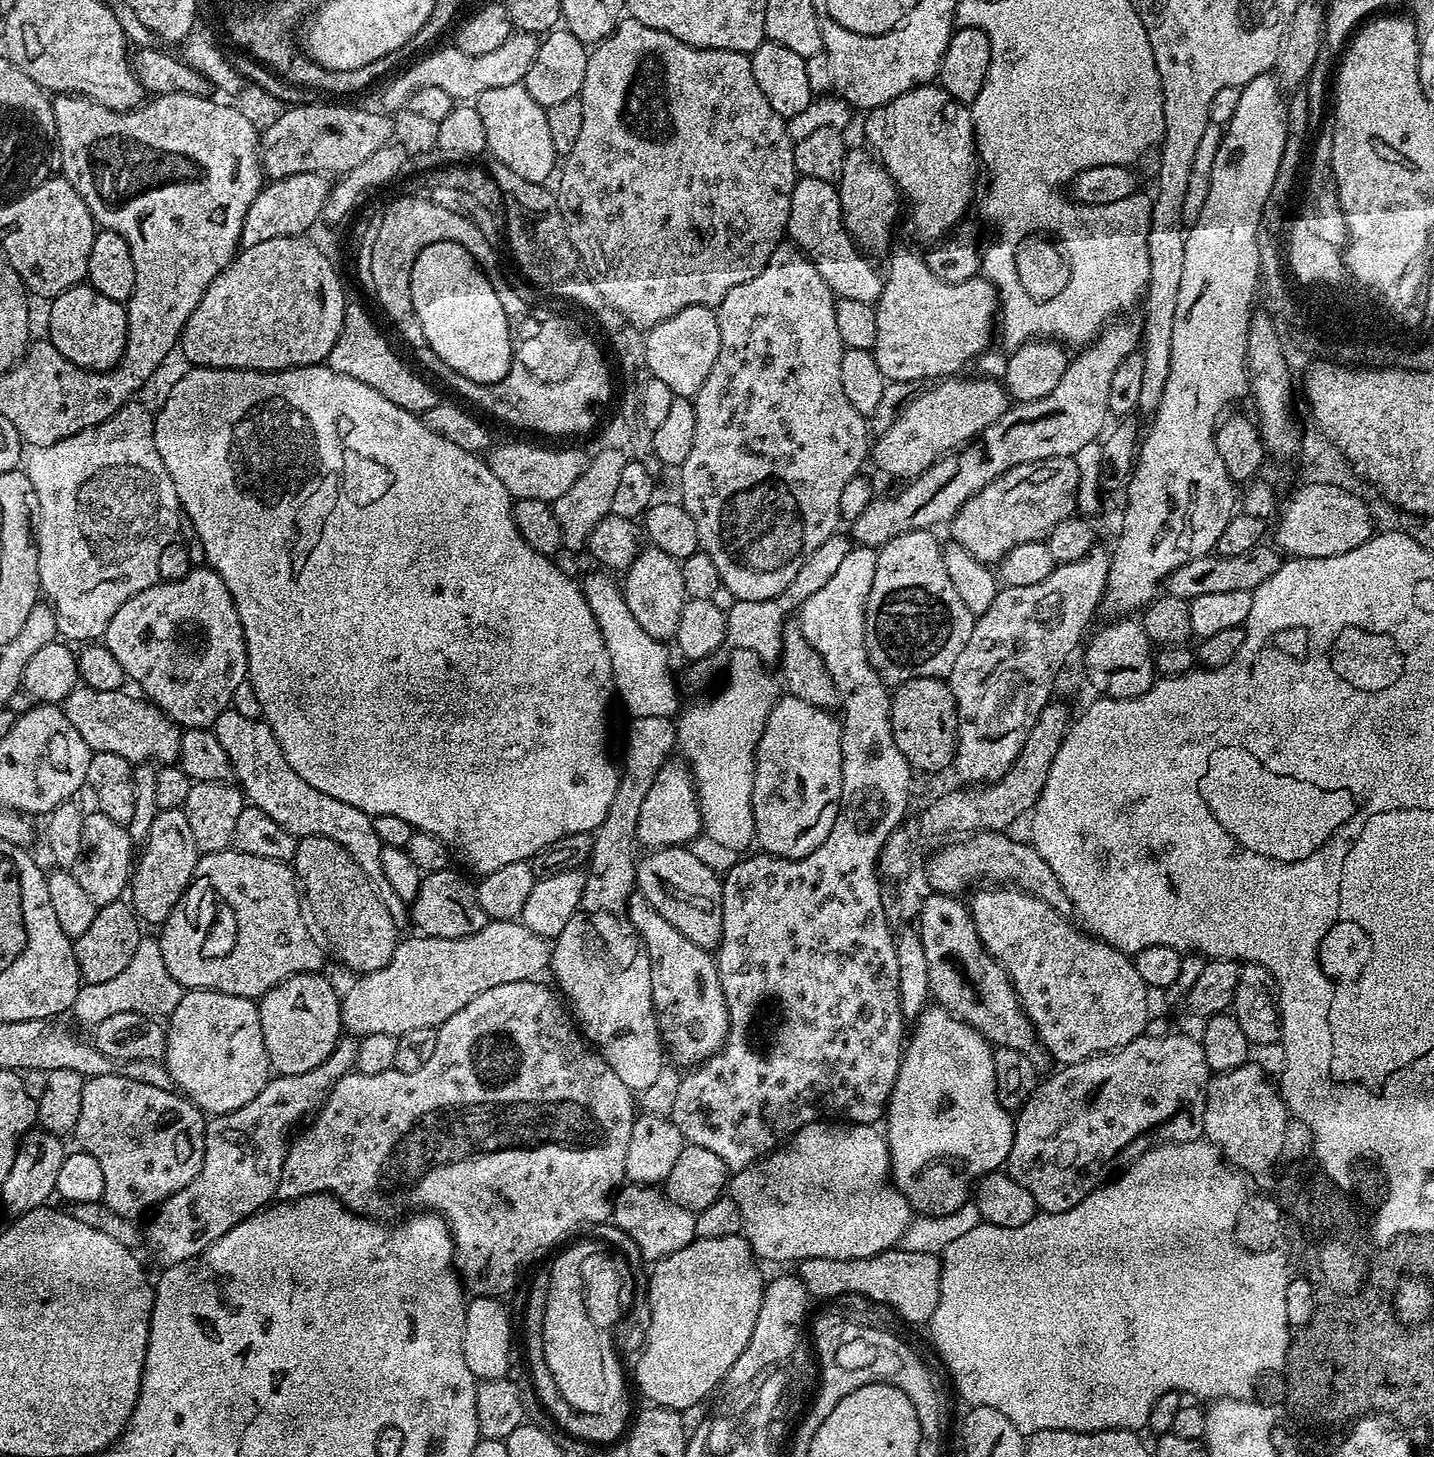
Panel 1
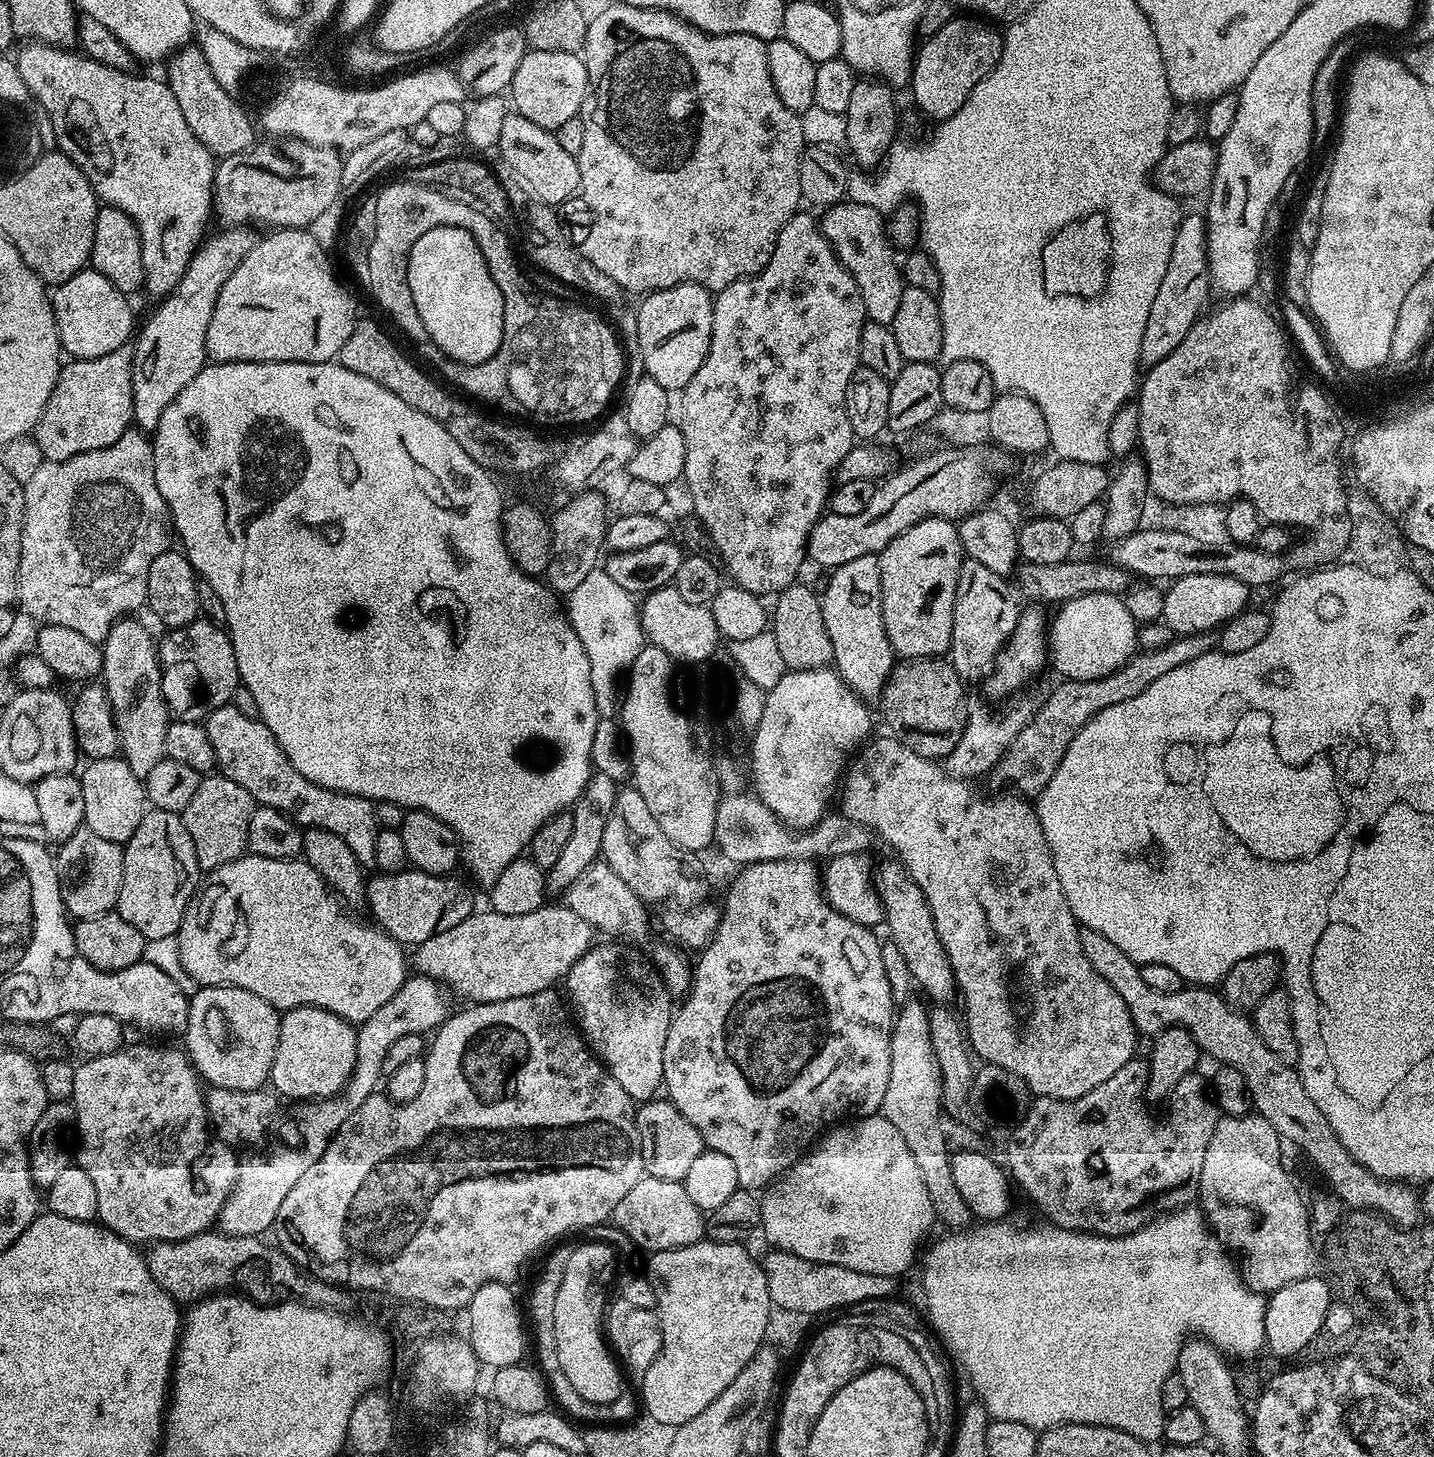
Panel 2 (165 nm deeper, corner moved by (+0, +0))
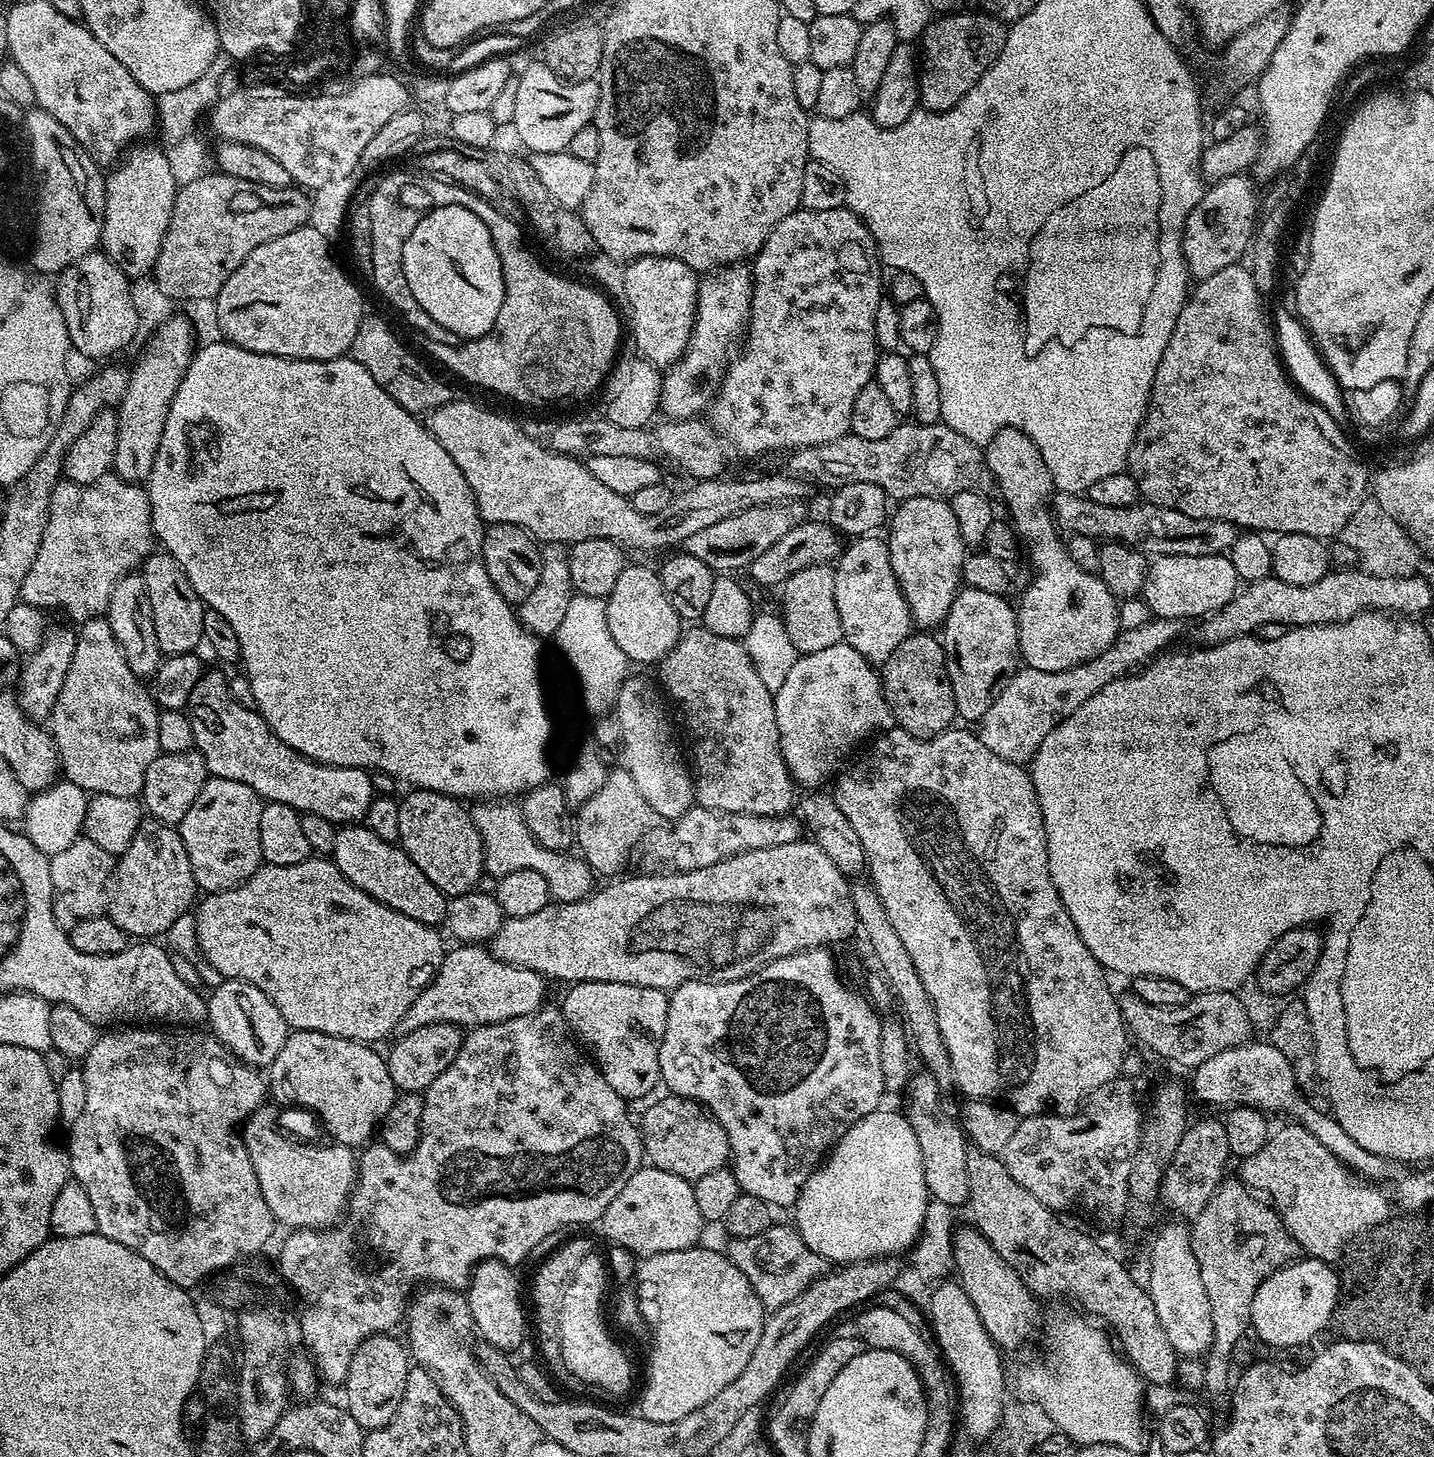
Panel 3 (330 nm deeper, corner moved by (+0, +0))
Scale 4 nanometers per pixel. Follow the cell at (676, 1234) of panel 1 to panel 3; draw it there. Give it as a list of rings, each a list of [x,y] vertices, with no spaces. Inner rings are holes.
[[[642,1166],[622,1186],[614,1202],[600,1215],[598,1228],[612,1244],[633,1252],[636,1258],[666,1254],[674,1250],[695,1248],[701,1243],[700,1231],[706,1228],[702,1214],[698,1214],[698,1201],[694,1198],[693,1181],[666,1174],[651,1166]]]

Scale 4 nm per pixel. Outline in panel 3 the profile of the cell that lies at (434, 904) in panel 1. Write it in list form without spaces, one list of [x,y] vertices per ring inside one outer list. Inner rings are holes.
[[[363,823],[337,827],[330,859],[351,884],[358,886],[358,890],[398,910],[398,914],[406,914],[406,918],[414,918],[414,922],[433,926],[445,923],[449,897],[442,890],[438,890],[438,886],[434,886],[434,882],[430,882],[430,878],[426,878],[426,874],[422,874],[418,866],[414,866],[403,848],[378,838],[378,834],[374,834],[374,830],[370,830]]]

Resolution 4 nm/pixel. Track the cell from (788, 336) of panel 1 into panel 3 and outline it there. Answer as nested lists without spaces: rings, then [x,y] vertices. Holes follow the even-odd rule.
[[[846,206],[834,210],[810,210],[801,207],[794,214],[782,218],[782,222],[778,222],[778,226],[770,230],[770,238],[766,238],[762,250],[751,261],[750,271],[752,273],[752,313],[748,319],[742,347],[739,349],[740,356],[738,352],[731,357],[728,370],[724,374],[724,381],[721,382],[720,390],[710,405],[712,427],[729,445],[736,444],[737,450],[744,456],[760,456],[763,452],[786,451],[787,453],[797,448],[834,442],[834,438],[849,435],[850,410],[854,410],[854,398],[858,398],[858,390],[862,390],[862,386],[873,383],[878,355],[874,338],[874,314],[882,299],[882,293],[880,293],[882,265],[870,230],[865,226],[864,221],[859,220]]]

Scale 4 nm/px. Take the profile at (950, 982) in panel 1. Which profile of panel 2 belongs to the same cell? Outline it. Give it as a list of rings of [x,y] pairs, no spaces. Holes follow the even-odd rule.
[[[891,858],[892,860],[884,860],[874,872],[874,879],[876,881],[876,889],[880,895],[880,901],[884,907],[884,924],[888,928],[888,936],[890,940],[897,944],[899,951],[901,951],[906,963],[910,966],[910,974],[914,981],[915,987],[925,992],[930,996],[937,1005],[948,1006],[951,1005],[952,999],[957,999],[958,989],[956,986],[956,979],[952,973],[952,967],[948,961],[946,950],[942,946],[942,942],[938,938],[938,930],[932,921],[932,911],[926,902],[926,898],[922,894],[922,890],[916,885],[914,881],[904,871],[899,859]]]

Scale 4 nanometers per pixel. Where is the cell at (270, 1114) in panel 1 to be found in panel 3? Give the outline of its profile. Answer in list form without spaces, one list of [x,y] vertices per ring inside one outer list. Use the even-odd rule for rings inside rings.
[[[464,942],[447,953],[440,968],[433,976],[431,982],[420,991],[418,998],[406,1010],[404,1017],[400,1019],[399,1031],[401,1033],[410,1030],[418,1030],[418,1026],[430,1026],[431,1024],[458,1024],[461,1029],[471,1030],[481,1028],[487,1024],[506,1022],[510,1018],[522,1018],[531,1012],[540,1011],[544,1000],[544,987],[546,981],[534,970],[526,970],[522,966],[514,966],[502,962],[497,956],[493,956],[487,947],[476,942]]]

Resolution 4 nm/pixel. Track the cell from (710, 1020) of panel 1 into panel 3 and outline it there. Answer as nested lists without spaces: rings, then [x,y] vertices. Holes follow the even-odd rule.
[[[476,802],[470,808],[472,821],[484,840],[484,870],[492,878],[514,874],[514,870],[538,870],[550,886],[552,900],[565,904],[586,900],[594,891],[592,867],[579,855],[571,851],[555,852],[546,850],[530,834],[524,816],[516,802]]]

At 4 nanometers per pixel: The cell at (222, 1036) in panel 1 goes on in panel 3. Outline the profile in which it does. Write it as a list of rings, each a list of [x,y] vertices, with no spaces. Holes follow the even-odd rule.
[[[221,979],[219,983],[220,985],[212,993],[207,993],[206,996],[208,1001],[206,1024],[212,1035],[228,1049],[239,1063],[253,1066],[271,1064],[272,1059],[278,1054],[278,1050],[282,1050],[290,1031],[288,1023],[282,1018],[282,1014],[278,1014],[278,1006],[274,1006],[274,1002],[270,1002],[270,998],[266,998],[266,994],[262,994],[262,990],[258,990],[258,986],[247,984],[244,980]]]

